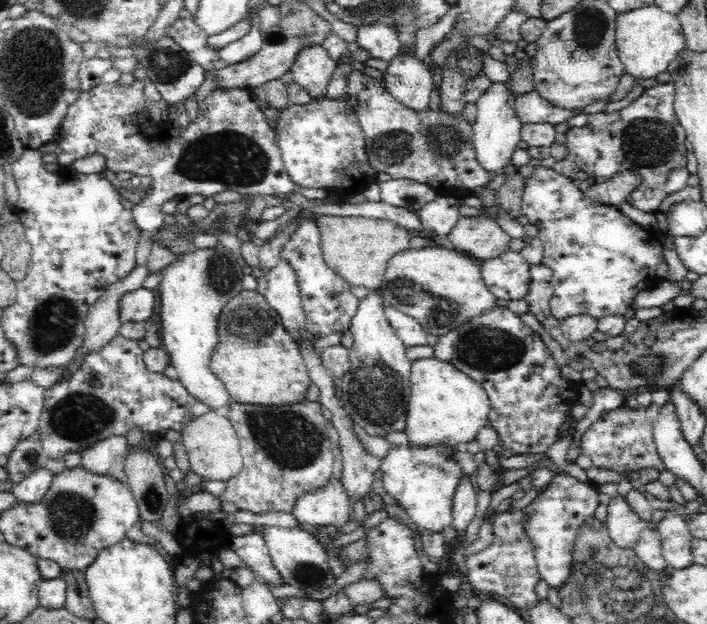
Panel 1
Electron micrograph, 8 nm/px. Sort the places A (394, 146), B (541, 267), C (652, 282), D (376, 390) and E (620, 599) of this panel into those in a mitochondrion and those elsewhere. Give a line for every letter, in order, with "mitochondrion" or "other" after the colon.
A: mitochondrion
B: other
C: other
D: mitochondrion
E: mitochondrion

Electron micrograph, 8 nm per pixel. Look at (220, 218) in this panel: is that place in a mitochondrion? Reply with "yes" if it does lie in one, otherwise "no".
yes

